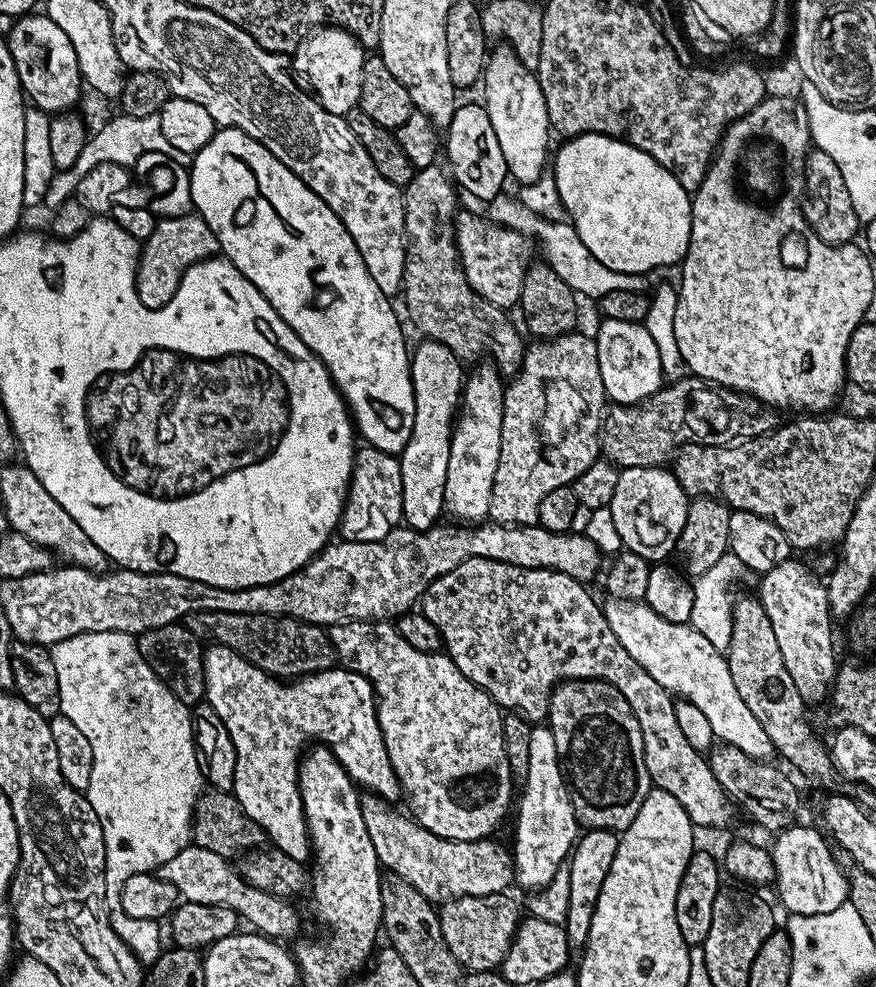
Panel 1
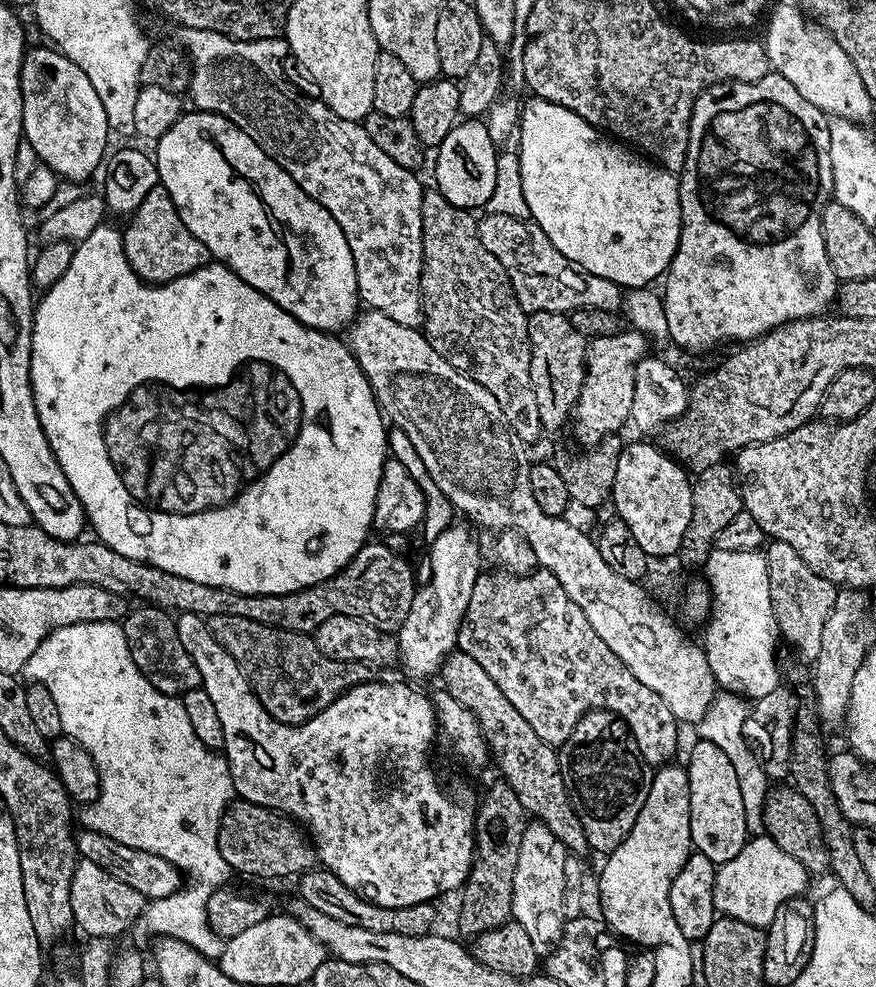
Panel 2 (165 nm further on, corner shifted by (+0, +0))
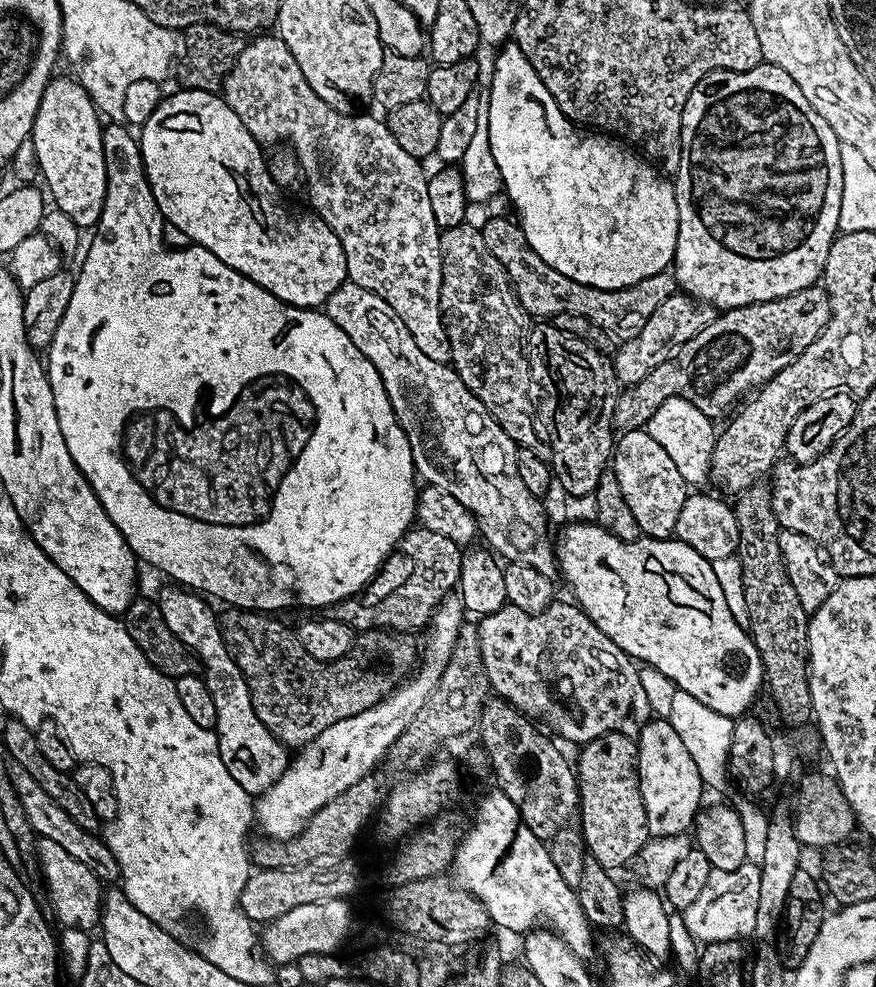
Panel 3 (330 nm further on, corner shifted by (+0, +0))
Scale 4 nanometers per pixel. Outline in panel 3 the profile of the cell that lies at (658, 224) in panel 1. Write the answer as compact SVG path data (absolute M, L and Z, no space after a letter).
M515 42L505 43L496 53L498 53L496 61L492 64L492 81L486 85L490 102L490 154L494 154L494 159L498 162L503 191L514 212L516 208L517 214L515 213L515 215L518 217L520 229L524 232L526 242L534 250L534 254L538 254L538 258L542 258L542 262L546 262L546 266L554 266L554 270L558 270L558 274L566 274L566 278L570 278L582 286L590 286L598 290L629 288L642 282L642 278L650 278L654 274L665 271L673 263L678 242L678 202L673 181L669 177L667 180L664 177L667 175L657 171L639 151L625 146L619 139L608 134L587 136L584 133L587 131L581 130L573 121L569 120L566 114L562 114L558 102L554 102L550 90L546 90L546 86L542 86L542 78L538 78L534 66L530 66L526 54L522 54L522 50Z

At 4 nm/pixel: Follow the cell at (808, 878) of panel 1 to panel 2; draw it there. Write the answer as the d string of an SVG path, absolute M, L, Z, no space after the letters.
M753 835L744 843L742 850L738 850L734 858L730 858L730 862L717 867L714 878L714 906L720 916L729 916L738 922L750 922L750 926L767 929L768 925L774 922L776 911L787 900L795 900L807 893L804 891L808 888L808 880L810 880L810 873L801 862L786 854L769 835Z

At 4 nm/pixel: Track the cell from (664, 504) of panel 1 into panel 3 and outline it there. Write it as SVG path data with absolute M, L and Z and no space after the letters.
M635 428L615 441L610 471L618 478L622 498L626 498L626 506L630 506L641 533L654 540L669 539L676 531L678 514L682 514L682 506L690 494L689 485L678 474L678 466L674 466L670 454L644 428Z

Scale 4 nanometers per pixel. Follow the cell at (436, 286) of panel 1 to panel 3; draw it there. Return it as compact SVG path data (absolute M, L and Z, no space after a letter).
M466 224L445 228L440 233L440 253L442 254L442 290L440 291L440 311L444 317L444 329L452 351L451 367L470 391L486 406L486 410L500 423L502 430L521 448L528 448L534 454L543 457L546 444L542 432L532 417L534 400L528 397L528 391L534 388L530 357L526 351L526 313L520 299L512 291L506 270L486 246L478 229Z

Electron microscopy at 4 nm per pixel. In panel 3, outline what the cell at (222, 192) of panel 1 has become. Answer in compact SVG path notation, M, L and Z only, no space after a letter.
M181 87L179 91L173 96L165 95L161 99L160 105L154 110L154 114L150 114L150 118L146 118L146 122L139 125L138 128L140 161L144 163L146 170L148 191L154 194L154 202L158 202L161 216L167 223L182 230L193 245L210 250L210 254L214 254L214 258L226 262L226 266L238 270L246 278L250 278L258 286L262 286L270 294L274 294L282 303L292 304L296 308L314 309L327 305L330 294L334 294L334 290L338 290L338 286L348 280L346 258L342 255L340 243L333 237L330 226L326 226L324 219L311 210L295 212L294 209L284 205L284 200L280 197L283 196L282 189L272 181L272 176L268 172L267 159L263 155L260 157L262 145L252 137L250 130L246 130L246 126L242 126L242 118L238 118L238 114L234 114L234 110L226 103L223 95L197 88Z

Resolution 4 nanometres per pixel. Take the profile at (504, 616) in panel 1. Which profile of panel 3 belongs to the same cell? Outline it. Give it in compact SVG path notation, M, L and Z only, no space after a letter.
M553 602L544 612L518 610L518 606L506 603L489 616L479 617L476 633L480 639L489 689L533 721L541 725L549 724L553 728L551 731L561 741L569 740L575 746L583 746L611 732L639 737L640 731L648 725L653 715L648 692L636 669L639 667L632 657L614 646L614 642L610 642L610 638L606 638L606 634L594 626L594 622L590 622L588 615L579 606L567 603Z

